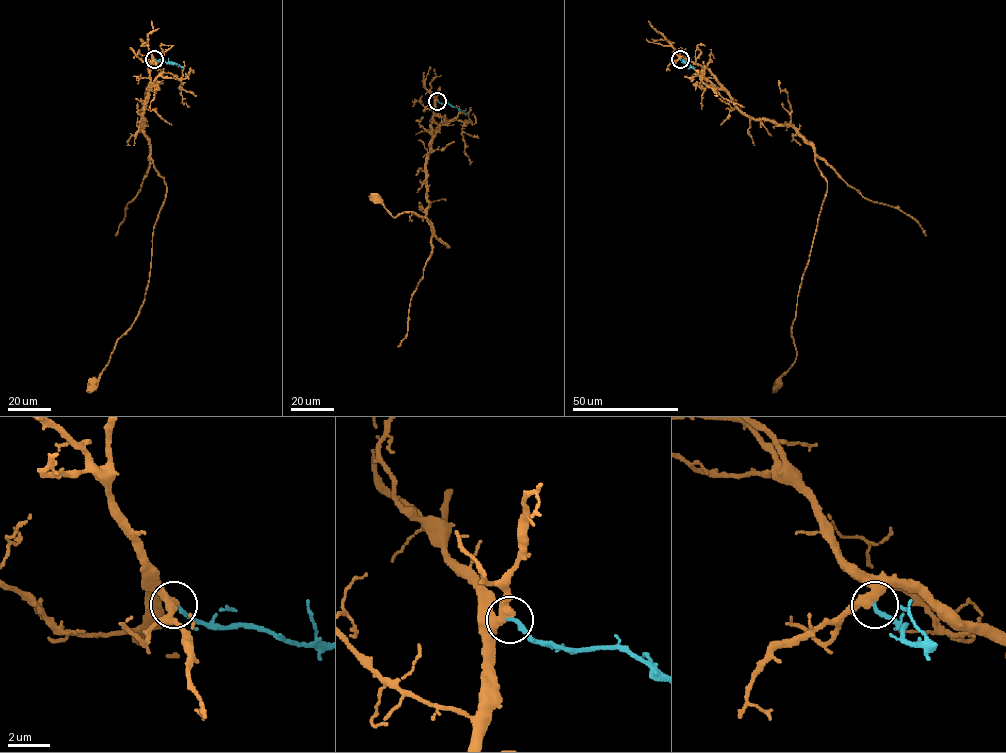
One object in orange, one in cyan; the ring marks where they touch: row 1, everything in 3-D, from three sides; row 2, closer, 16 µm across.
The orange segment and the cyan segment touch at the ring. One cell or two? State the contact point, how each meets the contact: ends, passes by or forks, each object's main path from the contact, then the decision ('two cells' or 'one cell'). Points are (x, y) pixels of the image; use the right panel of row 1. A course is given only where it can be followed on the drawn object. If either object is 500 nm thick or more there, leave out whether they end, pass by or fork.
(680, 59) | orange passes by | cyan ends | orange via (680, 59), (706, 68), (746, 114), (792, 125), (810, 143), (826, 179), (791, 329), (795, 360), (779, 384) | cyan via (680, 59), (695, 68) | one cell

